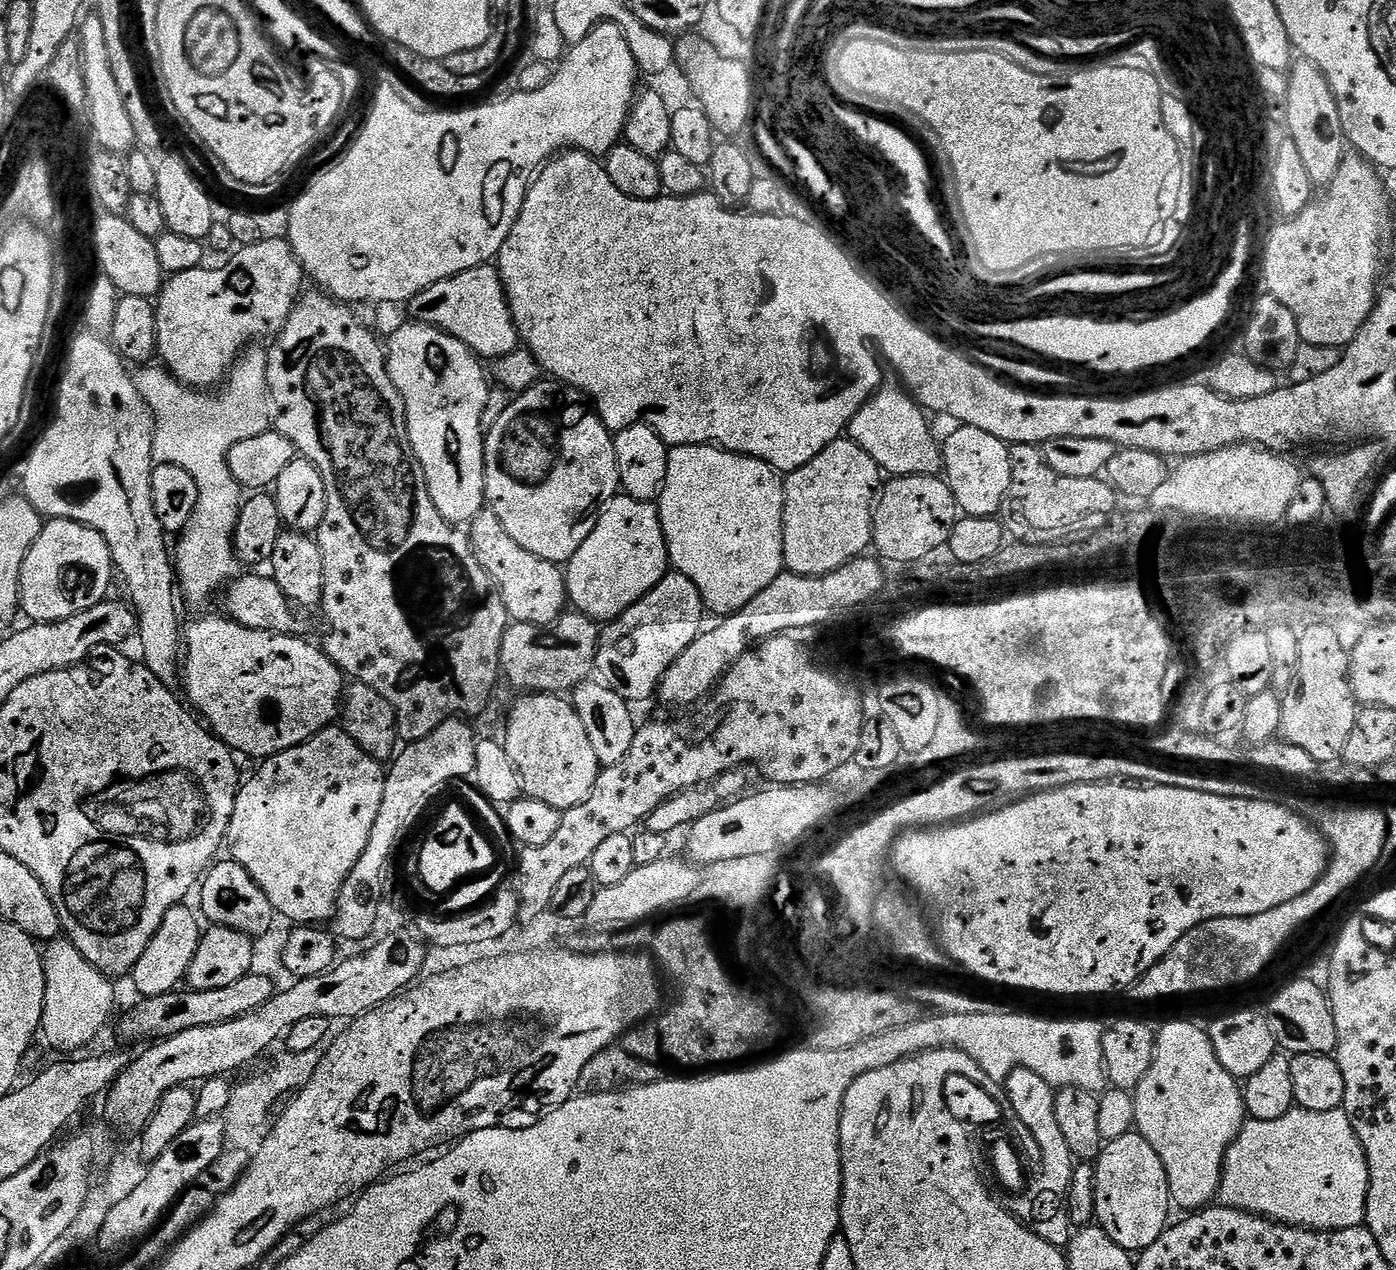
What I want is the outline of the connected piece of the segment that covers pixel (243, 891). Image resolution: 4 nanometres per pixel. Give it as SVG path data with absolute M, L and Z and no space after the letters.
M224 859L213 863L212 867L204 873L202 883L199 885L201 908L199 911L202 916L202 911L204 911L203 919L205 921L208 919L209 925L221 924L230 930L238 930L253 938L266 935L272 928L272 920L274 921L270 898L266 898L266 894L258 886L258 882L254 882L254 878L250 878L250 874L246 870L242 870L242 866L237 860Z

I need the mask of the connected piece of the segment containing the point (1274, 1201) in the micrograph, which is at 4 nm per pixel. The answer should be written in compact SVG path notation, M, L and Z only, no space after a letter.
M1293 1107L1282 1118L1274 1118L1274 1122L1249 1119L1224 1156L1218 1200L1223 1207L1253 1212L1278 1224L1311 1228L1314 1232L1361 1227L1368 1205L1368 1163L1350 1118L1343 1108L1319 1112Z

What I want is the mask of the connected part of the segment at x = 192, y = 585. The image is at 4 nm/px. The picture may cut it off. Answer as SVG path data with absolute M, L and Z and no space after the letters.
M249 347L215 390L190 388L174 379L167 368L152 367L141 367L134 379L138 394L142 394L154 418L153 461L182 466L198 486L198 506L194 506L190 522L179 533L180 541L174 544L174 571L182 596L184 592L190 603L204 604L208 596L219 593L238 572L232 535L240 513L242 489L228 469L228 452L238 442L258 438L258 434L273 427L266 378L268 358L263 347Z

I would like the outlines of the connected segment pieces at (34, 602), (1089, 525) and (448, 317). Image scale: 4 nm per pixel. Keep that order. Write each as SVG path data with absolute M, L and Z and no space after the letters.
M49 519L38 534L34 546L30 546L30 554L26 554L26 562L22 562L20 606L23 615L28 615L27 619L37 624L57 624L59 620L74 618L74 614L82 614L104 603L109 595L108 587L112 584L112 576L114 580L110 546L106 546L106 538L102 538L98 530L73 520Z
M1013 444L1010 447L1010 490L1006 494L1004 499L1004 506L1002 509L1002 523L1004 526L1005 533L1013 541L1023 542L1025 544L1045 544L1055 545L1057 542L1063 542L1062 540L1068 540L1071 536L1075 538L1083 538L1088 536L1089 533L1098 531L1104 525L1107 525L1109 517L1117 511L1118 505L1118 493L1111 484L1108 483L1107 479L1104 478L1062 478L1058 474L1054 474L1054 470L1050 470L1050 466L1046 466L1046 462L1042 458L1039 447L1035 444Z
M495 263L481 264L462 274L454 274L442 282L434 282L410 302L413 321L429 324L454 338L458 338L473 352L488 362L517 351L516 324L512 321L508 295L500 280L500 269Z

